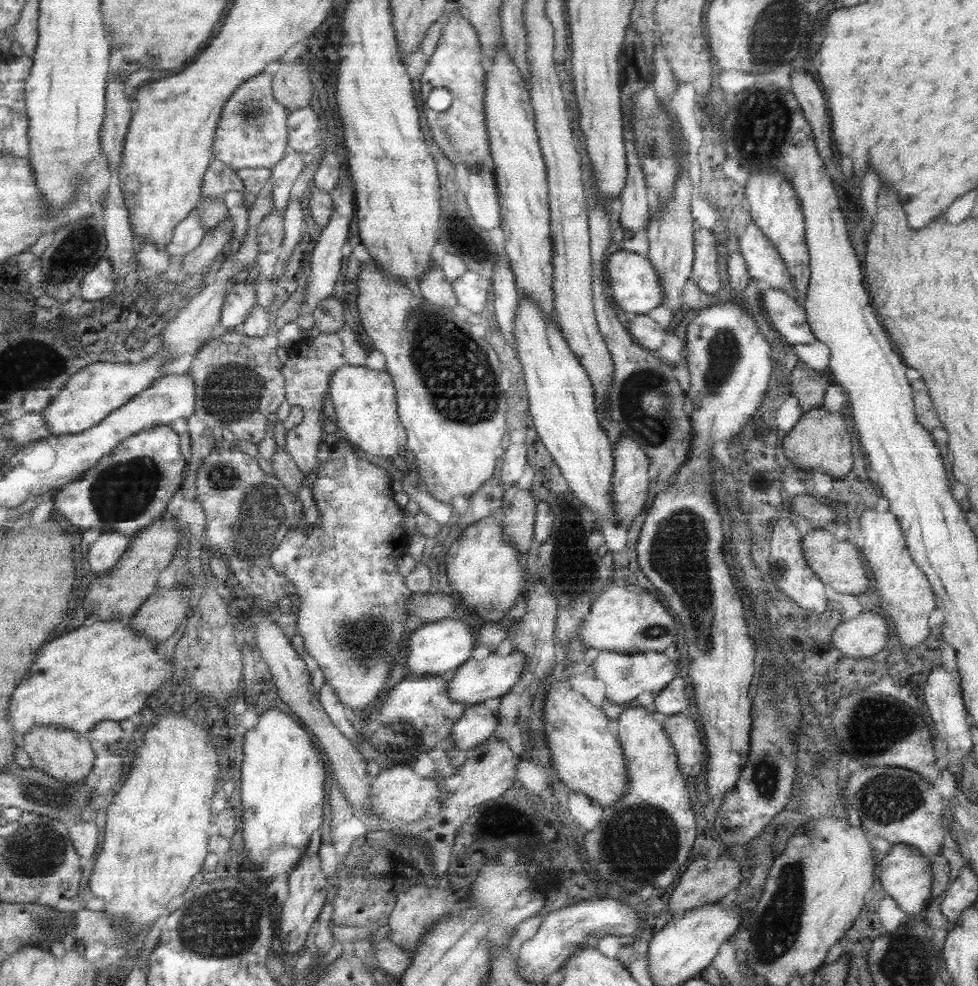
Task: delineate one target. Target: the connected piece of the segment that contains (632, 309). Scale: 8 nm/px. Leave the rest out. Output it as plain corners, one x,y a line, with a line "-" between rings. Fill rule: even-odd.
624,251
613,252
606,260
606,284
612,292
612,302
631,316
648,315
651,310
662,306
664,293
660,287
660,279
654,271
650,260
637,253

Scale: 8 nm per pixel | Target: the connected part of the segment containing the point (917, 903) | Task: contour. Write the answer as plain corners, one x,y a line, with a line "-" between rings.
895,844
885,855
879,857
876,868
879,871
880,887
887,897
897,902
898,908
909,915
921,913
927,908
932,900
931,859
922,856
910,845

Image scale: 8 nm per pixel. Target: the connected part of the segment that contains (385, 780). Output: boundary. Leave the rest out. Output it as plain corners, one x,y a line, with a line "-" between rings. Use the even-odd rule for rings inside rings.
413,764
391,765
374,779
371,806
374,813
384,821
382,831
392,831
424,820
428,816
428,805
438,800
442,794
444,794
443,782
420,777

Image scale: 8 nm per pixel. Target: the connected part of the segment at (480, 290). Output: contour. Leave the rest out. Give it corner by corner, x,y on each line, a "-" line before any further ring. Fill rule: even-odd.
469,271
453,284
459,304
468,308
475,316
485,314
489,292
483,287
482,280
476,272

